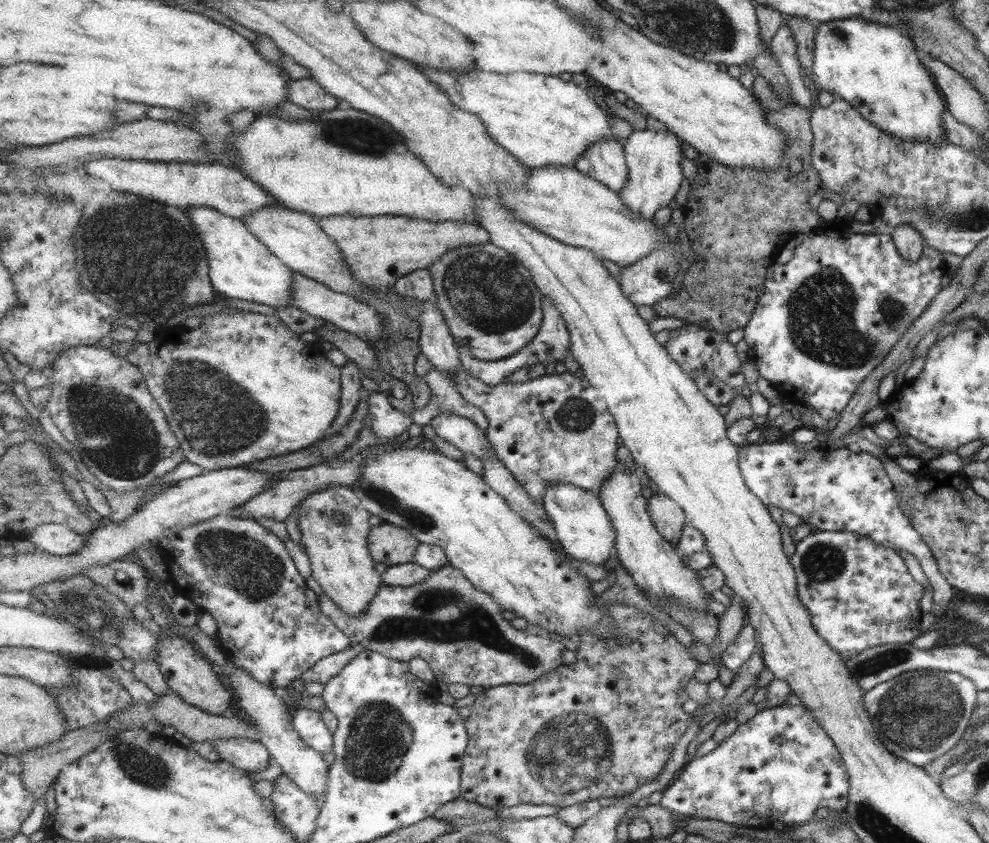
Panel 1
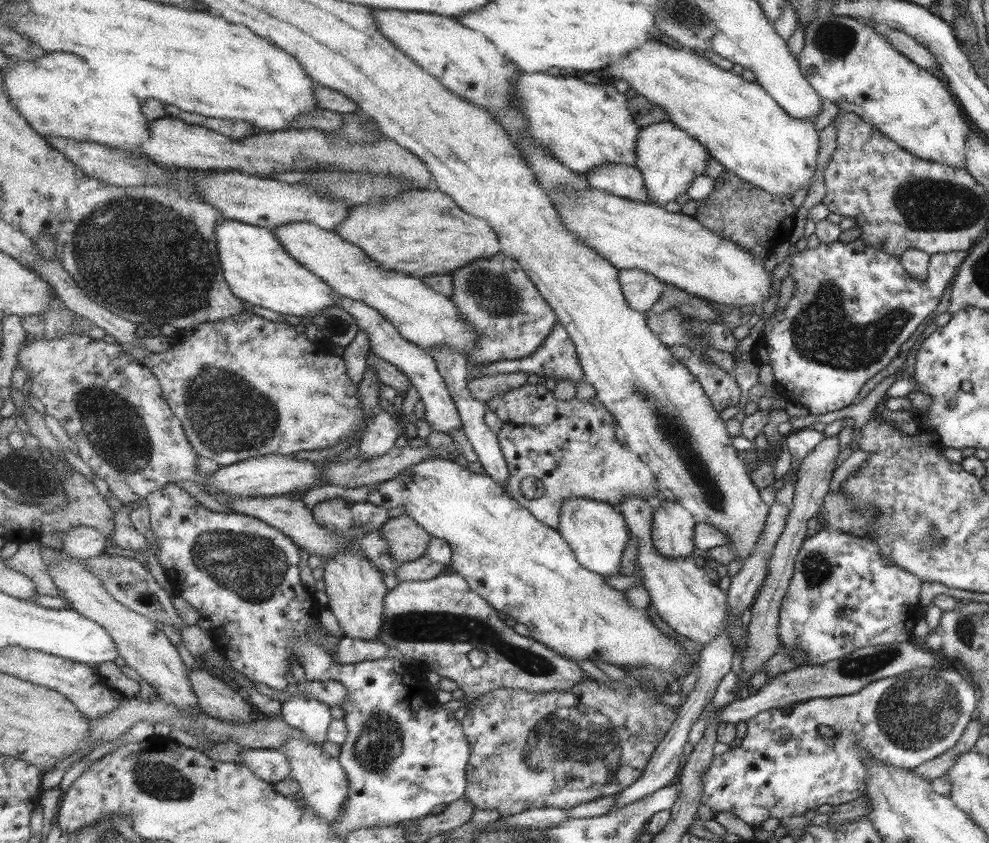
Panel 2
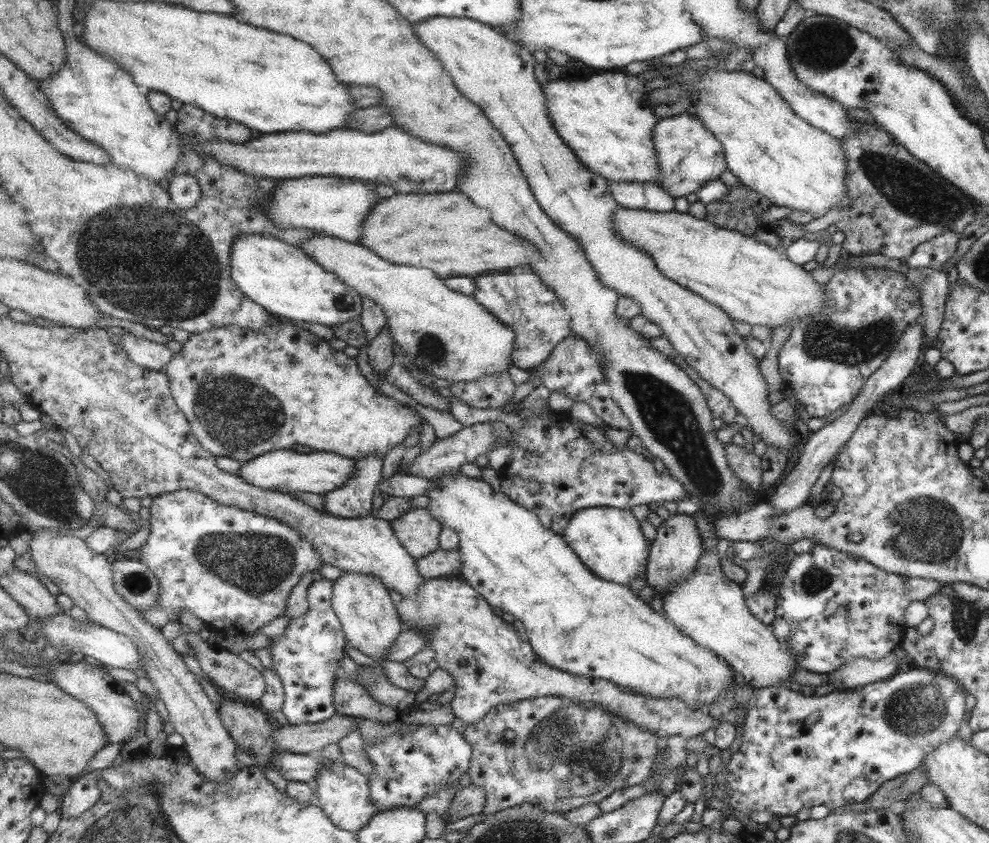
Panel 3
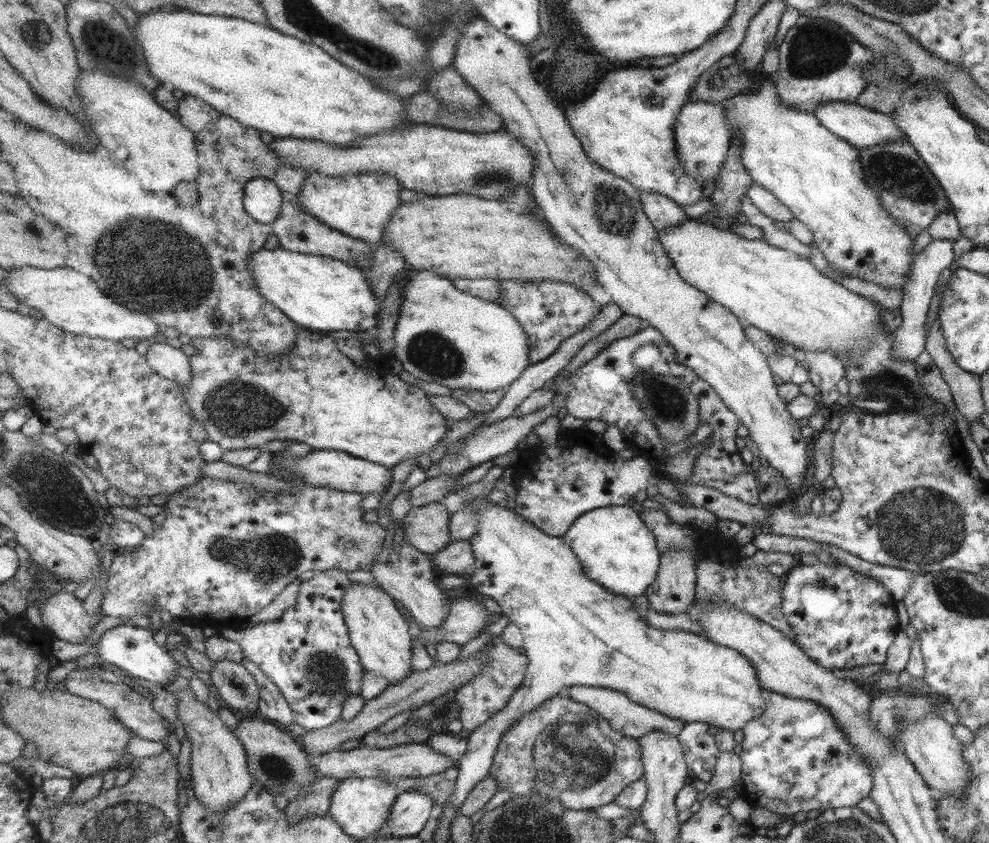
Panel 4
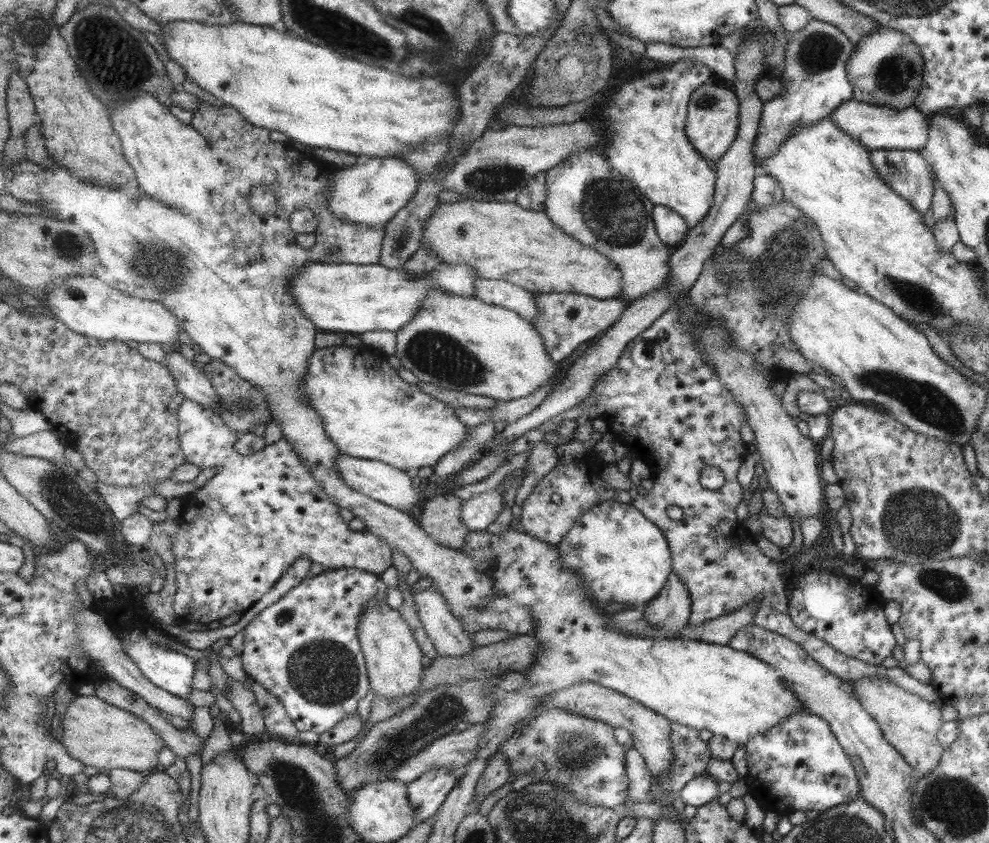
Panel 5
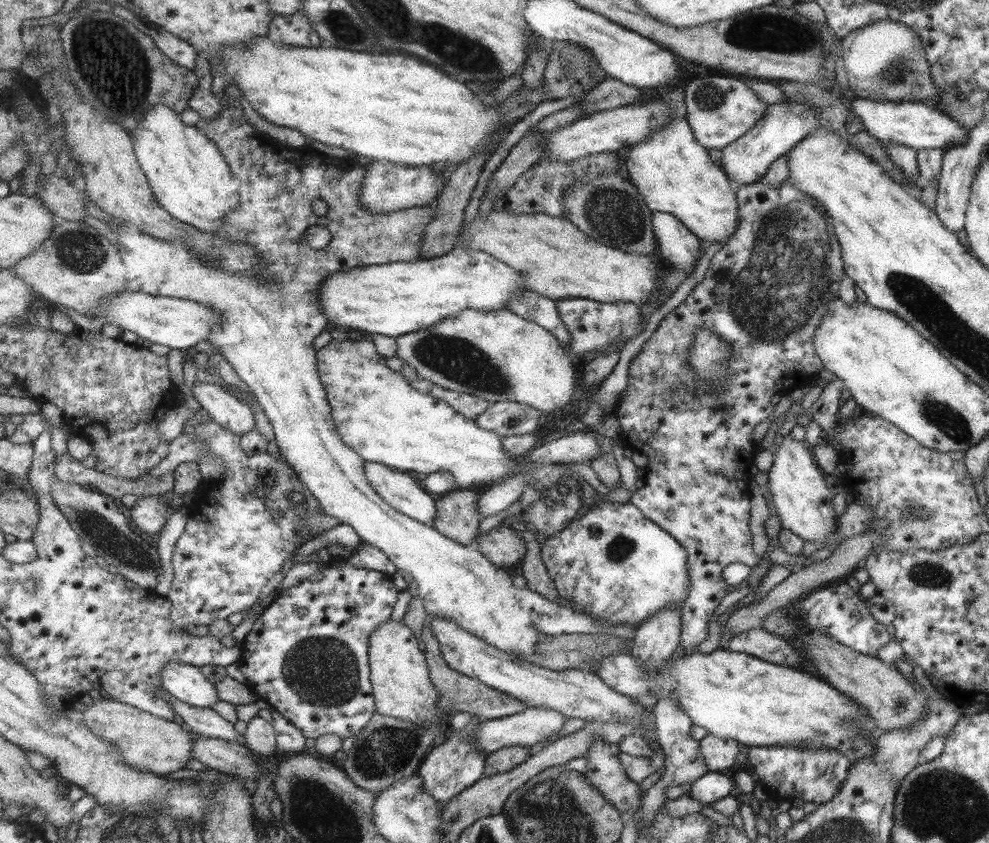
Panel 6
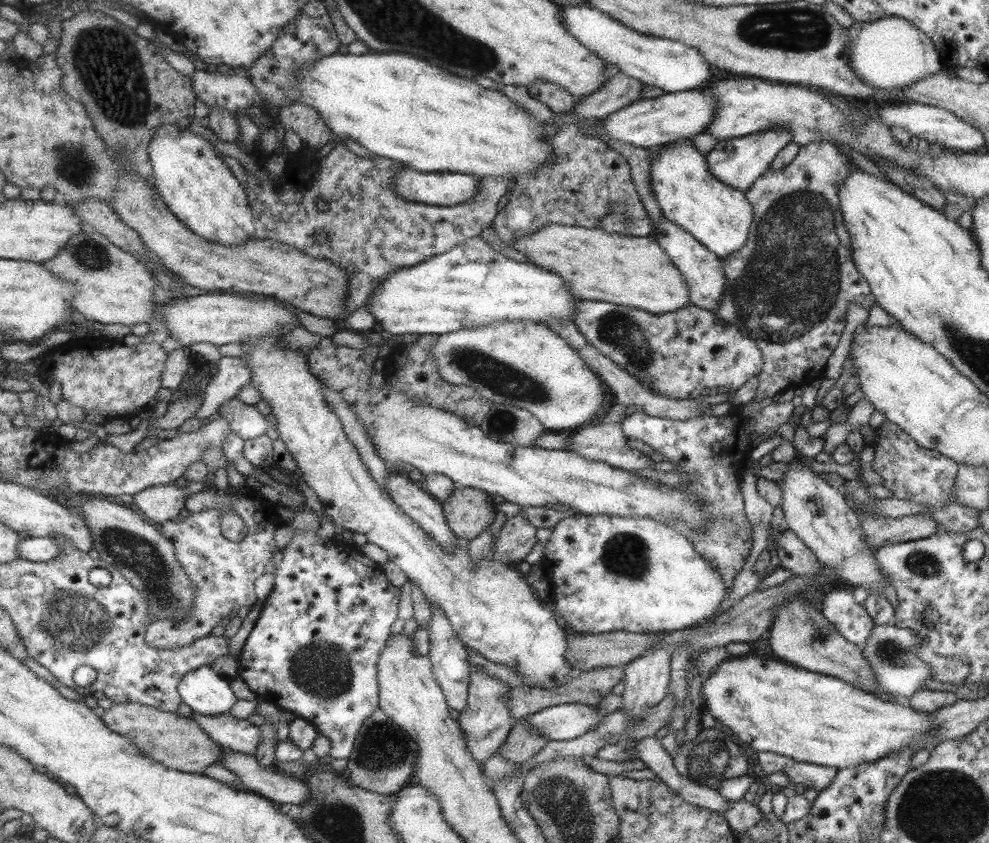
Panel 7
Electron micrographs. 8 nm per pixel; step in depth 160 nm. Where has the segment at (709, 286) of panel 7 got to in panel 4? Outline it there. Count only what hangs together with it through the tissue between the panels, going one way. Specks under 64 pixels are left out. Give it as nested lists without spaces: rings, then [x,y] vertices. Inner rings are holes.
[[[640,193],[640,205],[657,232],[667,230],[688,218],[681,206],[661,193]]]

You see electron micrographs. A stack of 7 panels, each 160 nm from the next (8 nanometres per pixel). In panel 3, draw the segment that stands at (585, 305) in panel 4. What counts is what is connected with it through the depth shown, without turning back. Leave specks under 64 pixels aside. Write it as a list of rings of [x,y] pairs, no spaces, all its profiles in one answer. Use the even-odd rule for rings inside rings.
[[[528,264],[519,268],[508,268],[506,271],[480,274],[474,279],[477,288],[472,296],[494,314],[495,319],[515,332],[515,352],[513,352],[515,367],[527,372],[531,368],[541,366],[553,348],[571,335],[568,312]]]

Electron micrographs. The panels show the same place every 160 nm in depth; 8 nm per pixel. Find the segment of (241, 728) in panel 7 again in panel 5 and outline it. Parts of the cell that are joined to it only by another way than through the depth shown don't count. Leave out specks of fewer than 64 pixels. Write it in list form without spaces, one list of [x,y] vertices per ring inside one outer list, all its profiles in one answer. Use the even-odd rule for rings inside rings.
[[[83,610],[83,612],[77,616],[76,624],[78,624],[78,637],[82,640],[82,647],[86,650],[86,653],[92,660],[102,666],[106,678],[118,682],[121,686],[136,692],[151,704],[151,706],[158,708],[160,711],[180,716],[187,721],[191,720],[195,707],[189,705],[184,698],[175,696],[174,694],[155,686],[155,684],[142,673],[140,667],[130,659],[124,645],[118,639],[115,628],[109,624],[109,621],[102,618],[103,616],[96,610]]]

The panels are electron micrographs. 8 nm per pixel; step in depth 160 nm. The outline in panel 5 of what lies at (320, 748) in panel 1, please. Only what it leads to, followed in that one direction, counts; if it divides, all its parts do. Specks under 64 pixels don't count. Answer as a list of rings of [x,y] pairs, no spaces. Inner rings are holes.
[[[360,568],[324,570],[304,578],[289,595],[259,613],[243,628],[243,670],[281,699],[301,732],[311,730],[320,736],[335,728],[345,717],[359,713],[359,701],[367,696],[372,684],[358,635],[358,624],[371,600],[388,600],[385,598],[387,587],[380,575]]]

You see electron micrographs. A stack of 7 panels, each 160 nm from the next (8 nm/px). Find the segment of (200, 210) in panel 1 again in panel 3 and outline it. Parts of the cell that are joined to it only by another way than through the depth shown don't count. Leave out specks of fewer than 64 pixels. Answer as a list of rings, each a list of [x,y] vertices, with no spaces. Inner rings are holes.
[[[243,233],[232,246],[232,279],[237,286],[257,304],[284,321],[298,320],[326,327],[345,324],[349,320],[359,321],[363,310],[362,296],[349,288],[336,274],[327,272],[313,257],[296,245],[267,233]]]

